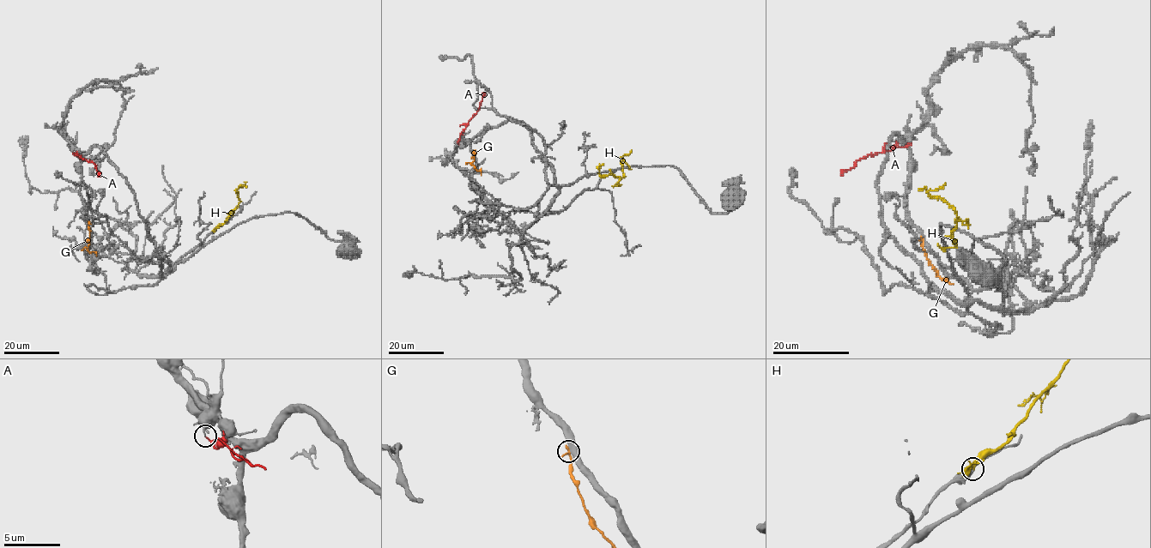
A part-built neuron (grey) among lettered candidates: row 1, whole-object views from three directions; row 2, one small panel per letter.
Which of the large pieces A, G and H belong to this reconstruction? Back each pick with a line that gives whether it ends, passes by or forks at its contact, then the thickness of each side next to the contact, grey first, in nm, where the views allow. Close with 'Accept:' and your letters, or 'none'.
H: It passes by. Thickness 320 nm (grey) against 280 nm
Accept: H

